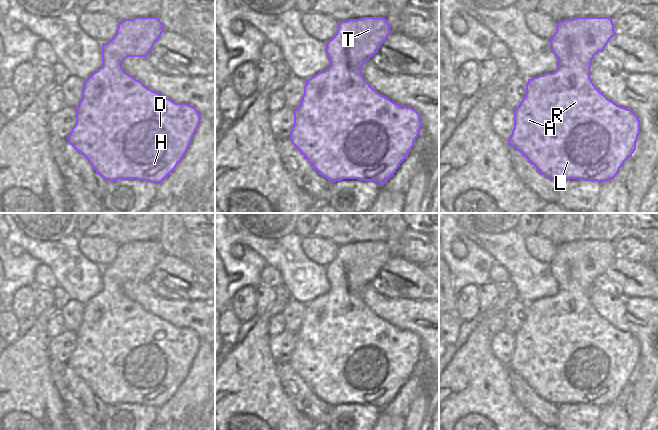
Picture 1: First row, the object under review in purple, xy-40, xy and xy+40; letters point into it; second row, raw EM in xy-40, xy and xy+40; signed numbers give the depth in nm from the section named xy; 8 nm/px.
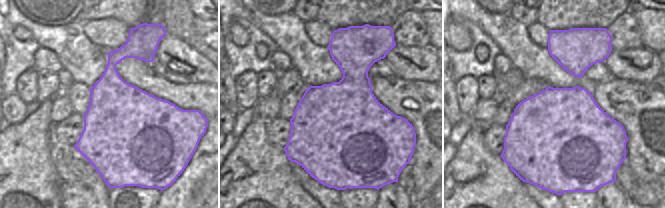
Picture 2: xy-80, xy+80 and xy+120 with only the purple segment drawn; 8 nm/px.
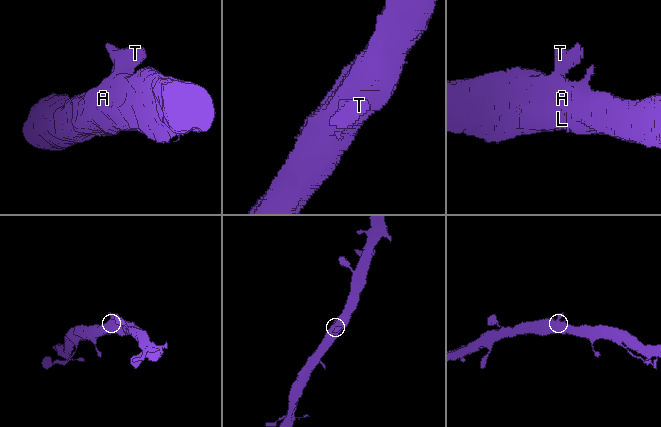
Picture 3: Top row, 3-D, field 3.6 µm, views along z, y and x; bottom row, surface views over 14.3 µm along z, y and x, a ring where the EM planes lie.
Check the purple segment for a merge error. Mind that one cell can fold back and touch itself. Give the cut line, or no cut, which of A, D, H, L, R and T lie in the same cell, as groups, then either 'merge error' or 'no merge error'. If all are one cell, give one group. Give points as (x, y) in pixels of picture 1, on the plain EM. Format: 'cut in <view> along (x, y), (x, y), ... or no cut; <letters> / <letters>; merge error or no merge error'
no cut; A D H L R T; no merge error

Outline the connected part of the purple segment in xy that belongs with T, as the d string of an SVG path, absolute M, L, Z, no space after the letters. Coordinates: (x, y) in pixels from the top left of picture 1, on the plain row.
M383 241L339 246L336 258L326 266L330 290L306 304L302 324L294 333L292 368L332 407L359 403L383 409L406 383L420 358L420 338L381 319L362 300L362 290L378 277L391 257Z

